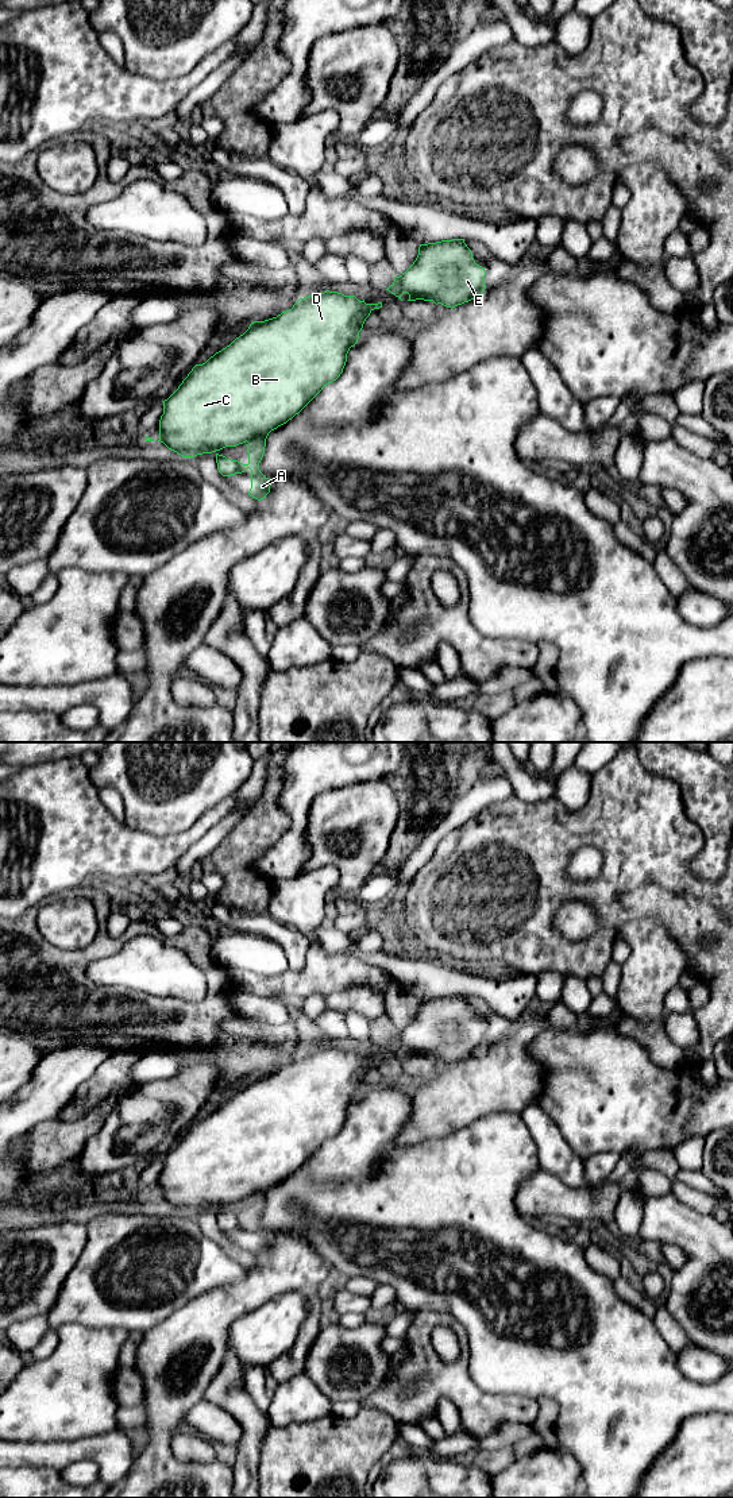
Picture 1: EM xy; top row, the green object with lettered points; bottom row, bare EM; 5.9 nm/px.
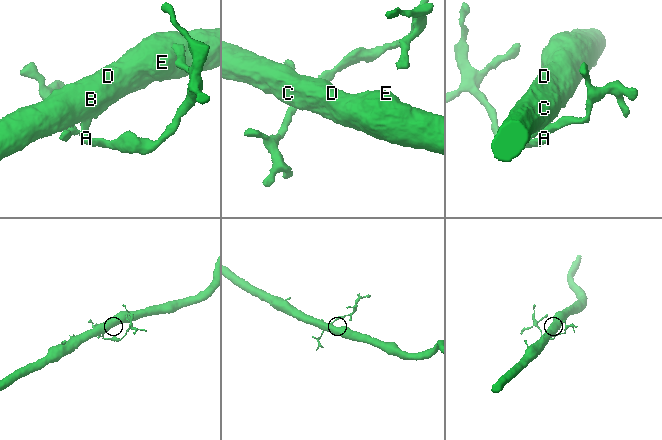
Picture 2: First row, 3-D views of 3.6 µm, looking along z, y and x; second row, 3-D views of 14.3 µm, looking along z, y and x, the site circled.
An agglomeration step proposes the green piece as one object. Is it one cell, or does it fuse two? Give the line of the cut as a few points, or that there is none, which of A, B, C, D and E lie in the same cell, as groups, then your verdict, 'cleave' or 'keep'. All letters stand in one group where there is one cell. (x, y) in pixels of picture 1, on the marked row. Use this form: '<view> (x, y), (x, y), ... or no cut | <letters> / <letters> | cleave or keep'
xy (267, 432), (253, 436), (247, 441) | A / B C D E | cleave

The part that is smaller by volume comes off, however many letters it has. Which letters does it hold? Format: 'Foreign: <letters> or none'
Foreign: A

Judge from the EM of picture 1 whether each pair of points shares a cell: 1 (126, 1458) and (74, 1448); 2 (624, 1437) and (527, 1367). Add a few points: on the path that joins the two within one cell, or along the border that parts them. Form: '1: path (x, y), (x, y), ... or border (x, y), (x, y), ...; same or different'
1: path (114, 1454), (99, 1448), (87, 1448); same
2: path (602, 1412), (558, 1367), (552, 1367); same

